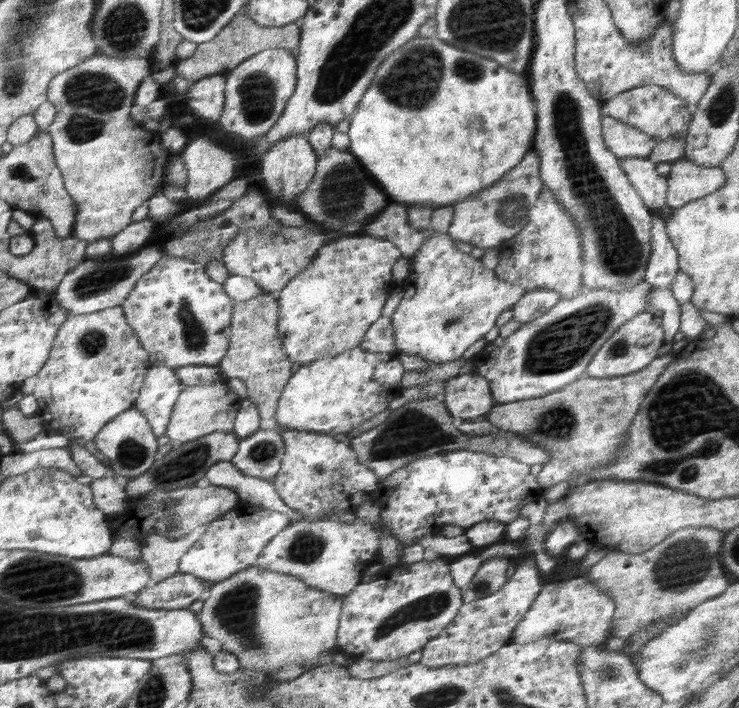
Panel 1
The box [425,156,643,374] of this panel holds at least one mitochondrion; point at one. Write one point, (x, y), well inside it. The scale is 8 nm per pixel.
(509, 210)

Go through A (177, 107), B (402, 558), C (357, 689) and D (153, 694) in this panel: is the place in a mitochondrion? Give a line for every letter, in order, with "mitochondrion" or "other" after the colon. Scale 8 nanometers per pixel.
A: other
B: other
C: other
D: mitochondrion

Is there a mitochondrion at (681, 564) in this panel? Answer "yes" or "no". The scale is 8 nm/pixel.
yes

